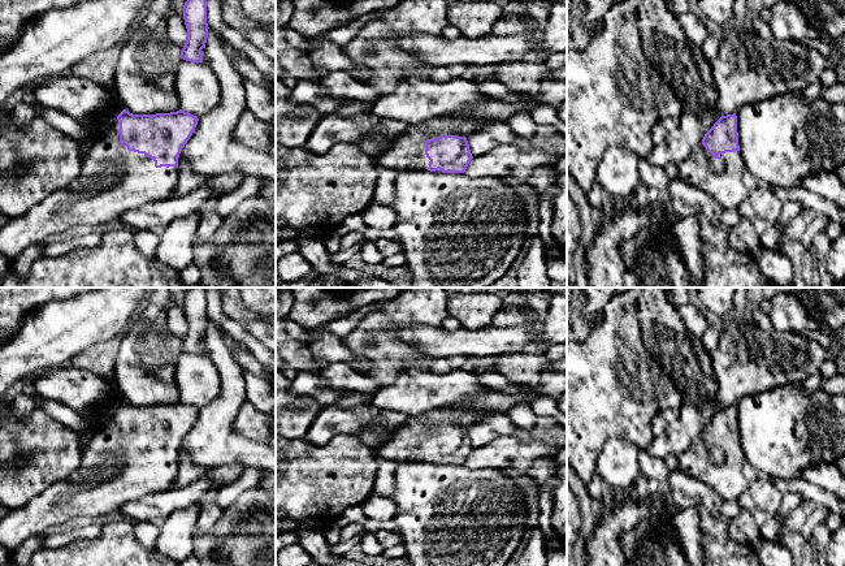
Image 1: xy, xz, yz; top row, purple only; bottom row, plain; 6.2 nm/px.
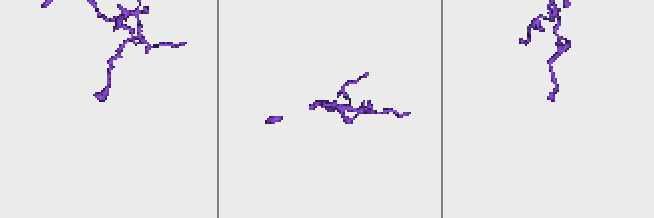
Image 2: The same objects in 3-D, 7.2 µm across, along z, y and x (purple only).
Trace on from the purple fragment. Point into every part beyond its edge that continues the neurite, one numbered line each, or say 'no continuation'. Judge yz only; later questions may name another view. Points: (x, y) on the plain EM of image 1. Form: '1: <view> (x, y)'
1: yz (727, 471)

